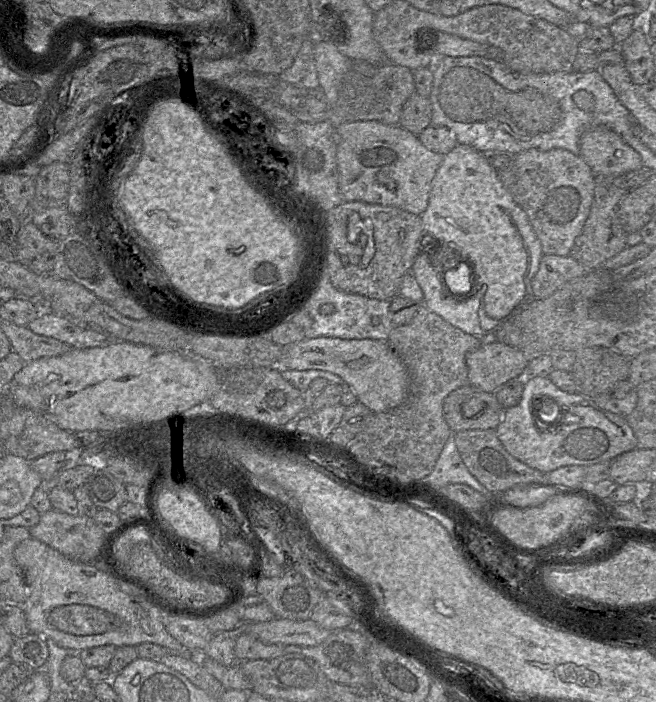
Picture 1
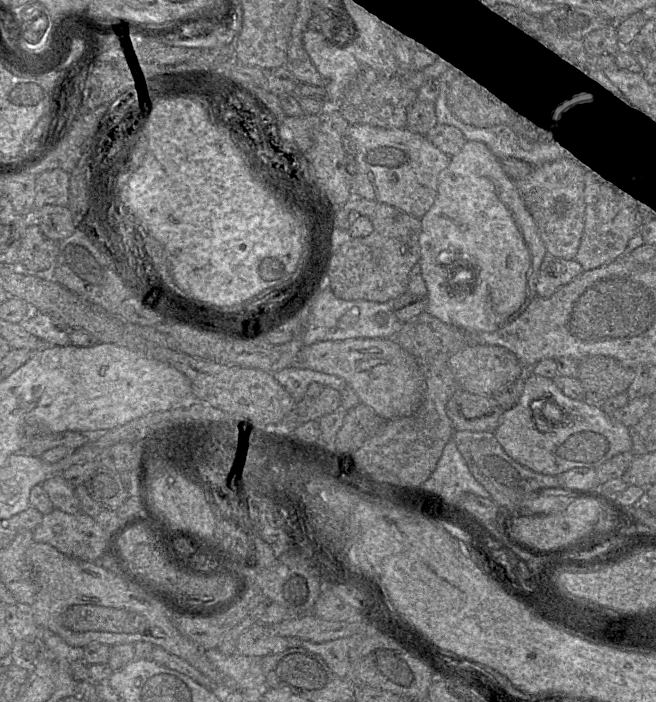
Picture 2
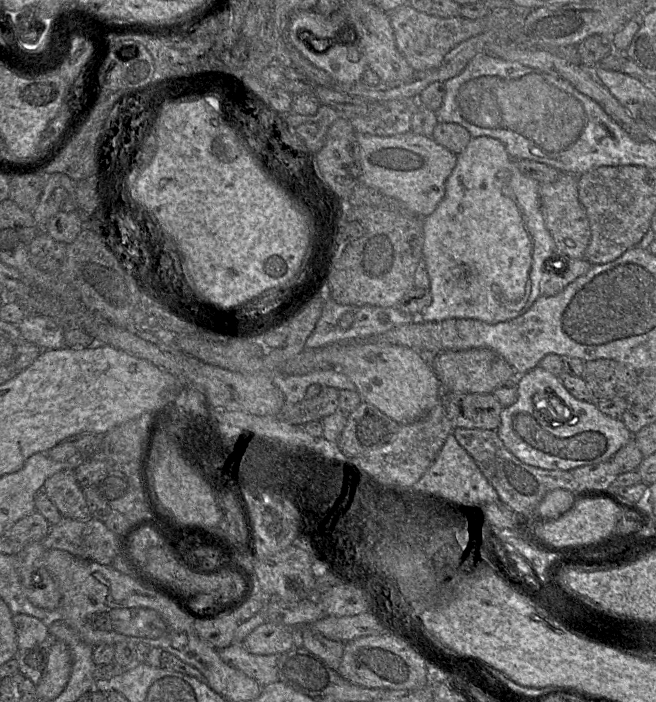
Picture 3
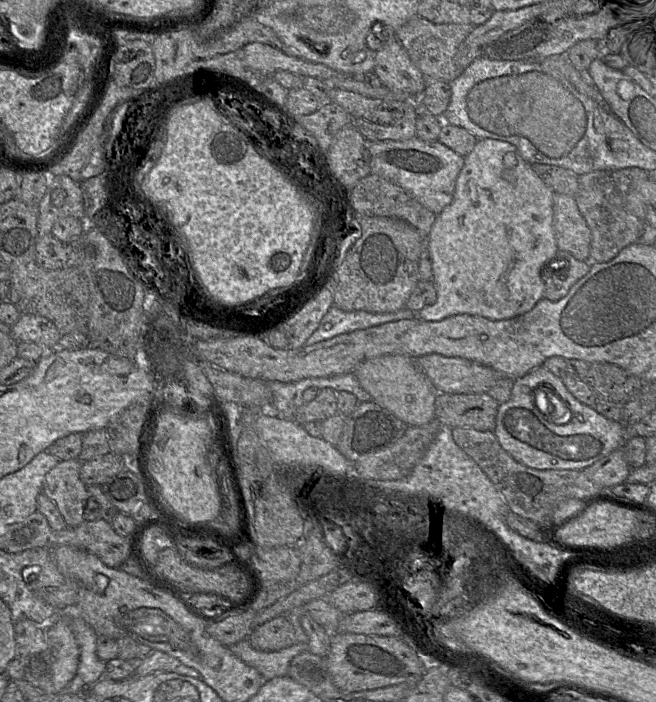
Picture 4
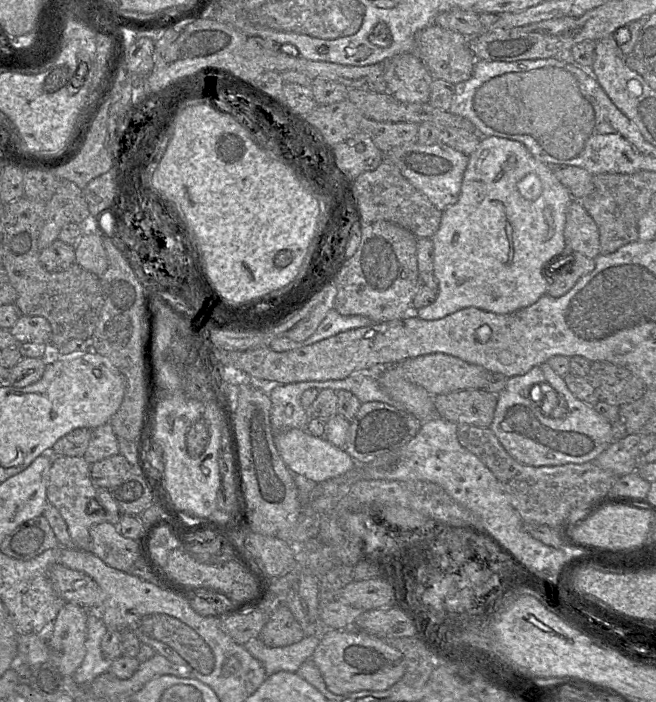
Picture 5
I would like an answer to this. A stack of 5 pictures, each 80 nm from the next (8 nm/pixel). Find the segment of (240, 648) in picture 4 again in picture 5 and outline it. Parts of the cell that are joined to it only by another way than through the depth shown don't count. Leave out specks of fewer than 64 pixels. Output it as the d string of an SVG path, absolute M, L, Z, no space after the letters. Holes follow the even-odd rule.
M305 636L301 641L284 647L272 648L266 646L258 637L246 642L244 648L257 659L269 676L279 671L296 672L304 661L310 659L320 643L320 636Z

